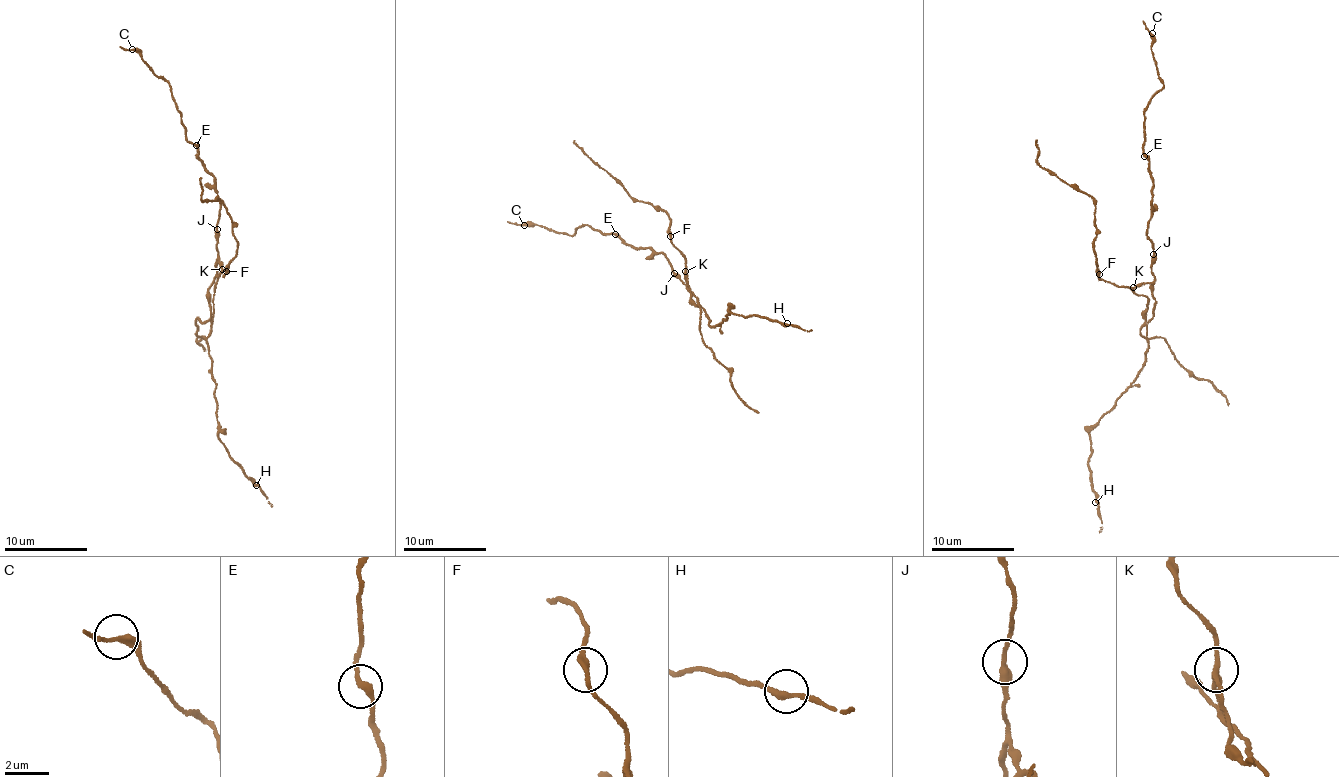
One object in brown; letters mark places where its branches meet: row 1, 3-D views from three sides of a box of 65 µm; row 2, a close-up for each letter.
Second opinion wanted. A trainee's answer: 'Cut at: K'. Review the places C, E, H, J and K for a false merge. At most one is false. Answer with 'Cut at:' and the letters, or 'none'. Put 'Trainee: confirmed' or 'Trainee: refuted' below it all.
Cut at: K
Trainee: confirmed

